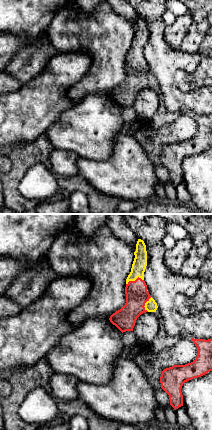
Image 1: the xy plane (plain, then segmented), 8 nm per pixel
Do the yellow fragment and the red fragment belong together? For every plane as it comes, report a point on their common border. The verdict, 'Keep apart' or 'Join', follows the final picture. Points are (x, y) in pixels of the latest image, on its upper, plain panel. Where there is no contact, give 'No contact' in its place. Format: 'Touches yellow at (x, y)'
Touches yellow at (134, 56)

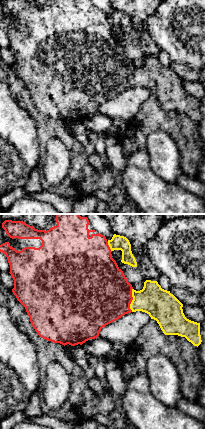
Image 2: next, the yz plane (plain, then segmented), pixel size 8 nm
Touches yellow at (132, 76)

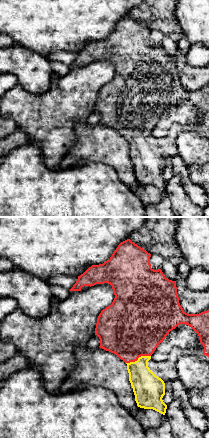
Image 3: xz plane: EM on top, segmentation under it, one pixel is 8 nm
Touches yellow at (138, 134)

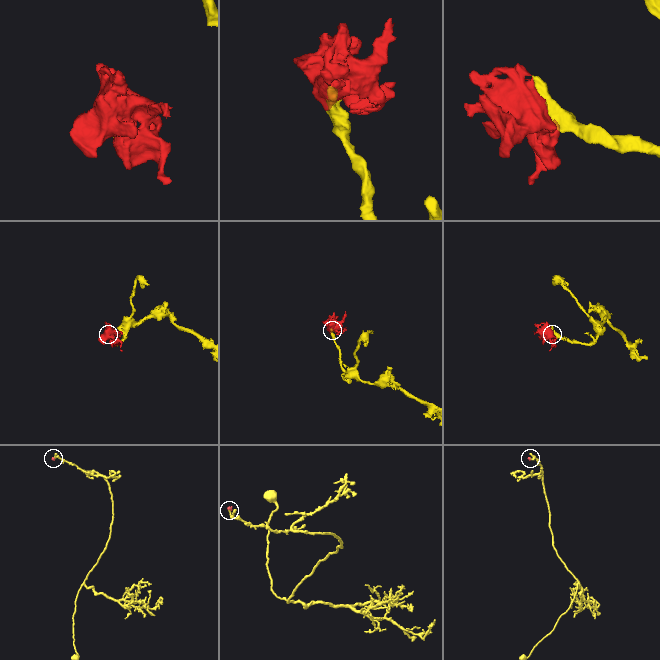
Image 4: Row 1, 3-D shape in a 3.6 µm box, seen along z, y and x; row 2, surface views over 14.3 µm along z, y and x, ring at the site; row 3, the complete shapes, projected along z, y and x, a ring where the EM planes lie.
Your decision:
Join

